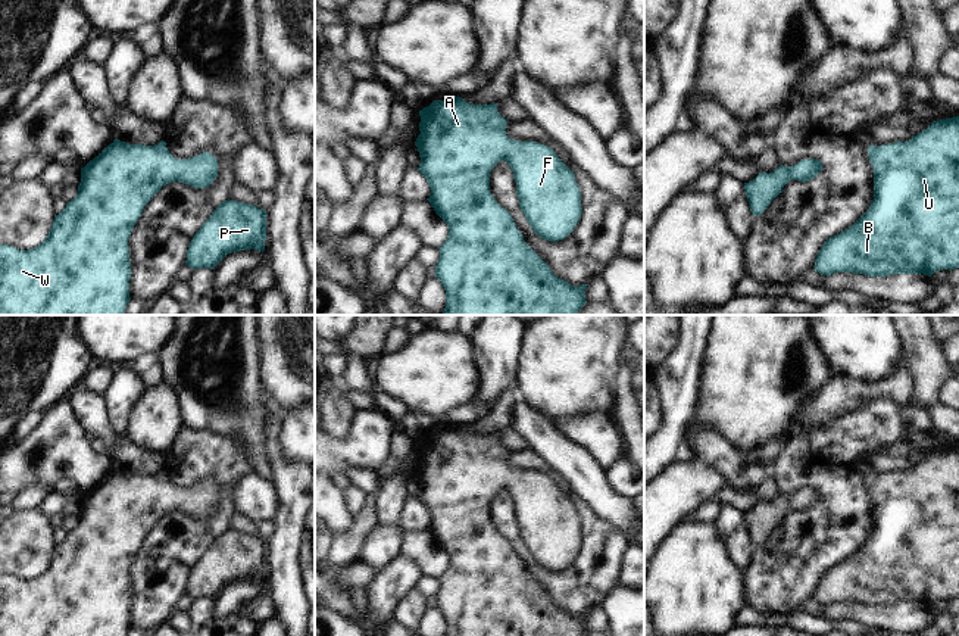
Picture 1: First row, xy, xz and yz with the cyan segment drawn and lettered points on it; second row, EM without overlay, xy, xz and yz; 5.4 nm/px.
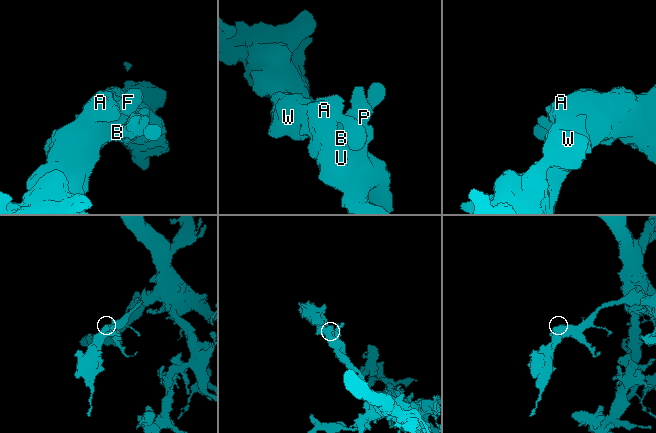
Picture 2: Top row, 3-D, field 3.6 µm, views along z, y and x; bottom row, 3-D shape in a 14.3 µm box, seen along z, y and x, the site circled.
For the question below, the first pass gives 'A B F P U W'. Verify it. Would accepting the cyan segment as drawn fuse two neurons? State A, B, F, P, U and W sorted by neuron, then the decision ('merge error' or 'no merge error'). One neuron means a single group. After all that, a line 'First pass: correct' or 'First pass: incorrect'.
A B F P U W; no merge error
First pass: correct

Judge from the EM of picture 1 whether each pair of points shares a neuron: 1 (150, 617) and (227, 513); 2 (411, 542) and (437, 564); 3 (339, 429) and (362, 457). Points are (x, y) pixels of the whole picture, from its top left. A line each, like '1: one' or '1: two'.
1: one
2: one
3: two

